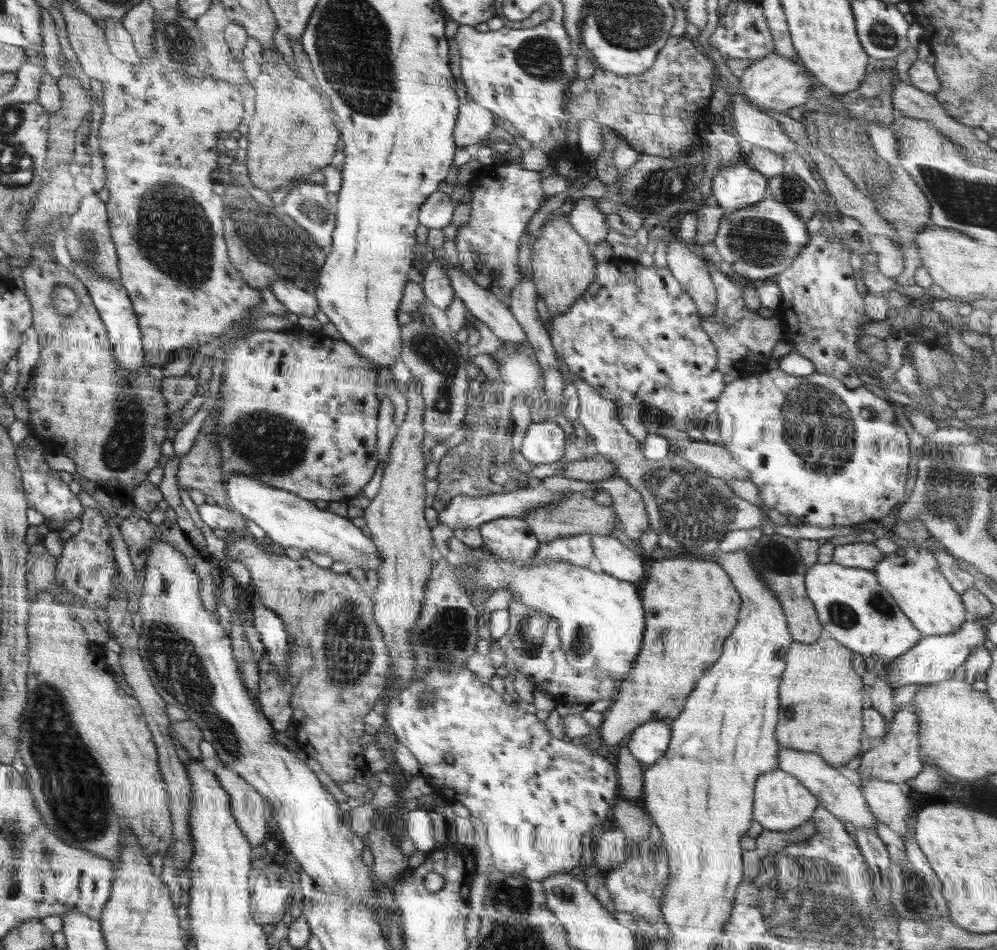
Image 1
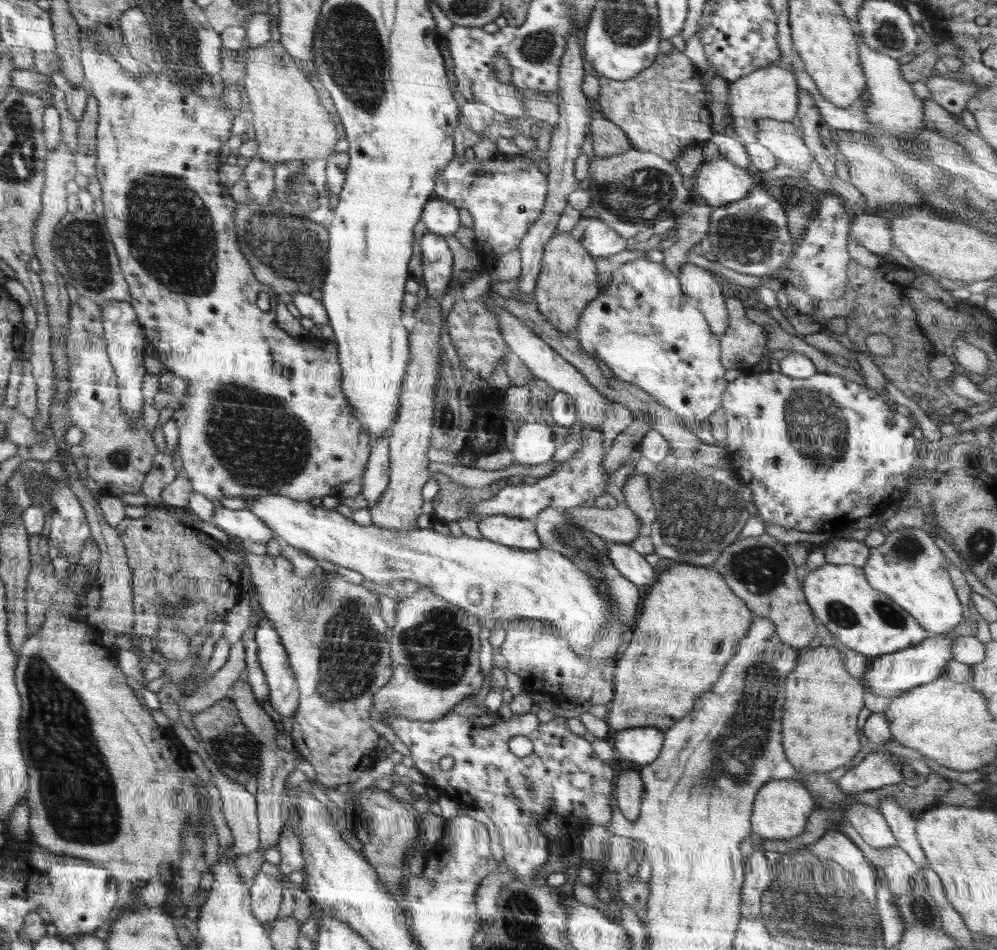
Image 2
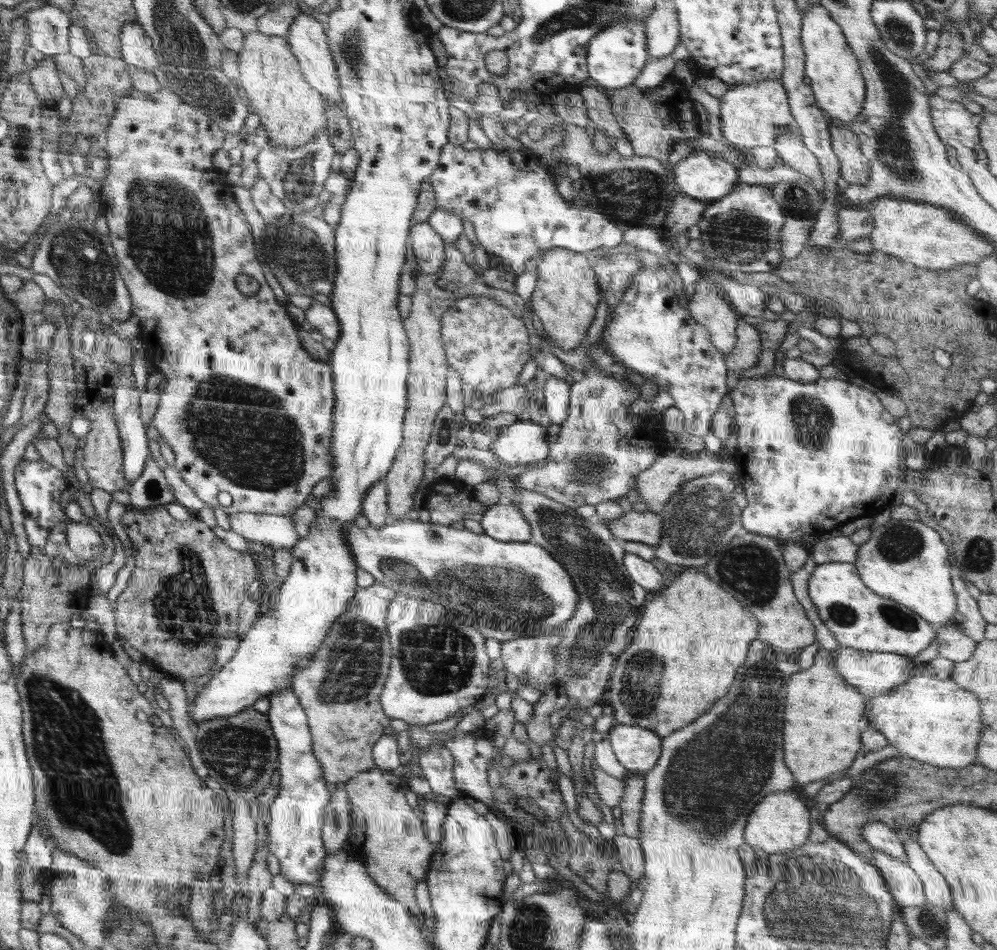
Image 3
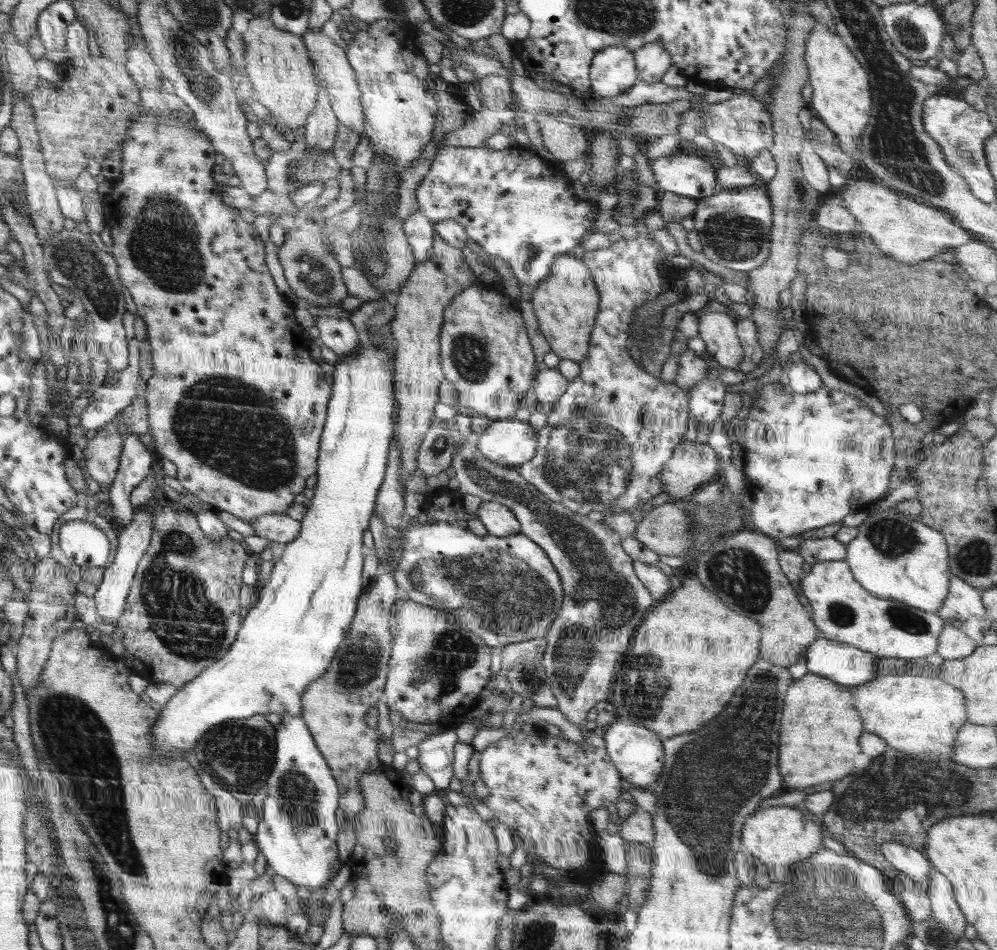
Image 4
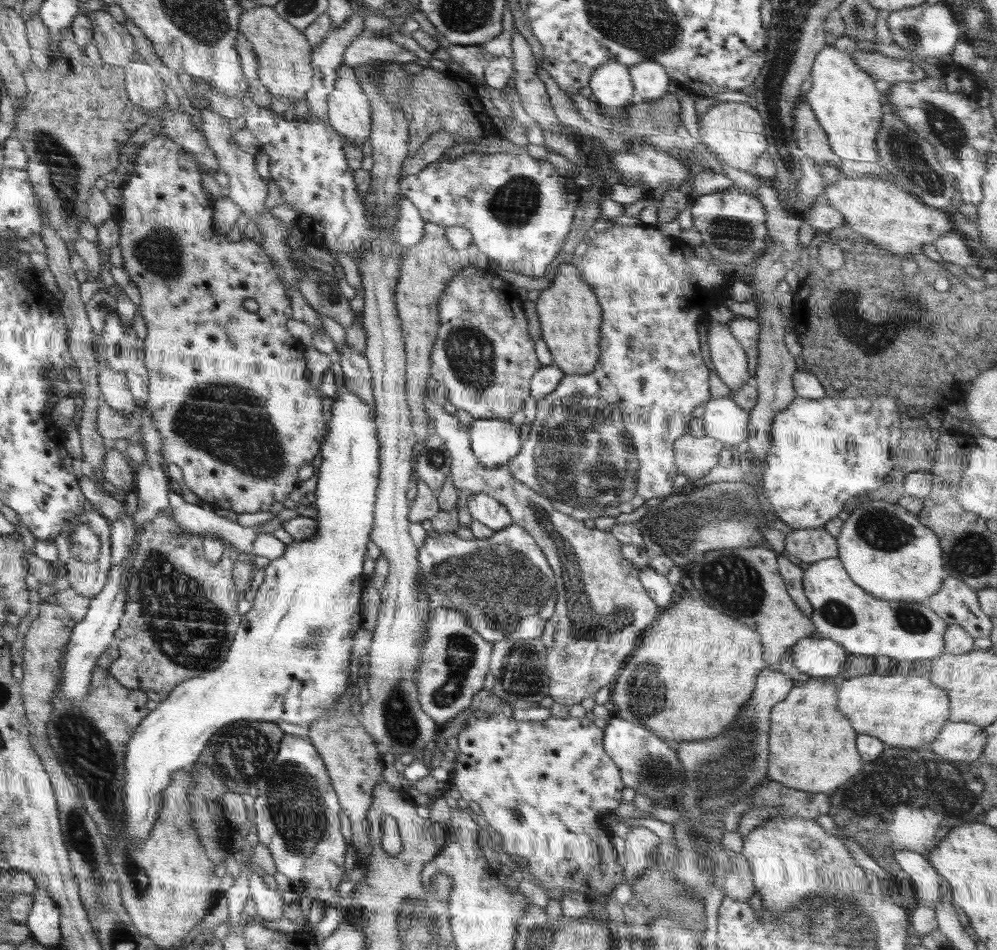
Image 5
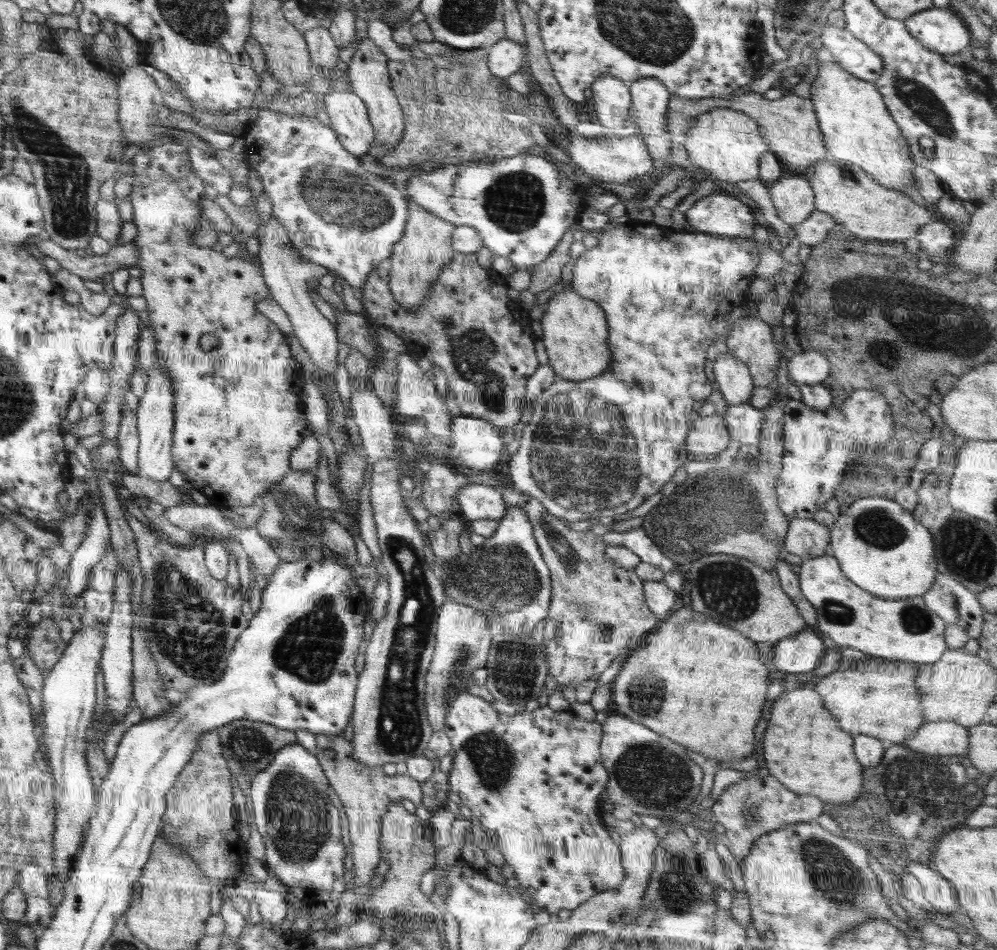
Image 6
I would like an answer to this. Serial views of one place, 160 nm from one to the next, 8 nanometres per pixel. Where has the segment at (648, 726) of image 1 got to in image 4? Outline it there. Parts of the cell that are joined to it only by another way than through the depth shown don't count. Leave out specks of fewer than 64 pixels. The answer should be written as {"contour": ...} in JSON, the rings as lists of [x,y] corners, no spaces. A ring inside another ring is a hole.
{"contour":[[[616,718],[604,729],[605,747],[614,767],[620,772],[621,778],[634,787],[646,789],[657,782],[664,768],[664,751],[662,738],[654,731],[640,726],[639,723]]]}

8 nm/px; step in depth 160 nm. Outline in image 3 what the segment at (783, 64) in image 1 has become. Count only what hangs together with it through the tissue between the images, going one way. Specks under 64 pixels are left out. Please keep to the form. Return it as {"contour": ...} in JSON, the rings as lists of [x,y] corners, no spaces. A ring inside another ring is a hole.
{"contour":[[[762,80],[754,84],[736,85],[720,98],[722,140],[730,148],[750,154],[752,148],[773,145],[778,129],[794,123],[786,90],[781,80]]]}

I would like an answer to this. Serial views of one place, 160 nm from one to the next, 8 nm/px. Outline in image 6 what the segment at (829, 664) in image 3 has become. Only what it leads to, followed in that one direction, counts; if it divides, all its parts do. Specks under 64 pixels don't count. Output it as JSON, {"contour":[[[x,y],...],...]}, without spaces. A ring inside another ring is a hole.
{"contour":[[[812,684],[780,694],[764,734],[764,762],[770,774],[788,790],[812,794],[834,804],[852,802],[862,792],[862,766],[854,758],[854,738],[840,730]]]}

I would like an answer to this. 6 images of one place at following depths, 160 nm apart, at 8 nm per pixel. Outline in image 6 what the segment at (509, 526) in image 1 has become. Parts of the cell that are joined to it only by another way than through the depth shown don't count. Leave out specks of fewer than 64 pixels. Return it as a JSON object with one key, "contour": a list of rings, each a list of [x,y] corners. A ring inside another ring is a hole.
{"contour":[[[467,484],[458,489],[456,498],[460,506],[460,515],[468,522],[476,520],[502,521],[506,504],[502,493],[486,484]]]}

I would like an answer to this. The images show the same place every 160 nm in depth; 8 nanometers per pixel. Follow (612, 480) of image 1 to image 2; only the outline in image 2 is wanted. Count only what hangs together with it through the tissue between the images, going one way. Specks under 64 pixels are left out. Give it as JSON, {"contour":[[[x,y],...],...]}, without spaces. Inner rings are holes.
{"contour":[[[634,472],[628,476],[622,488],[626,507],[634,512],[646,530],[655,523],[657,516],[652,494],[650,494],[650,486],[647,484],[648,479],[649,474]]]}

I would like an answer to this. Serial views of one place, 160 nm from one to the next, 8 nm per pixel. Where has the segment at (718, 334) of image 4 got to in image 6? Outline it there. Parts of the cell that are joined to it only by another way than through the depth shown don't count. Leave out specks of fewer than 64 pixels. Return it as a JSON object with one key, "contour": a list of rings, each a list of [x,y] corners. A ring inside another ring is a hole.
{"contour":[[[730,351],[720,353],[713,361],[715,381],[728,405],[747,403],[755,384],[749,368]]]}

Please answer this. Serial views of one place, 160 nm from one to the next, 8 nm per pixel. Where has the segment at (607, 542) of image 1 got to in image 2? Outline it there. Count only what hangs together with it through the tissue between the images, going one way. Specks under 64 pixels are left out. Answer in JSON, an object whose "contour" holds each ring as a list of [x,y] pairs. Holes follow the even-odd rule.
{"contour":[[[608,542],[607,548],[614,568],[632,584],[648,587],[657,579],[654,568],[629,544]]]}

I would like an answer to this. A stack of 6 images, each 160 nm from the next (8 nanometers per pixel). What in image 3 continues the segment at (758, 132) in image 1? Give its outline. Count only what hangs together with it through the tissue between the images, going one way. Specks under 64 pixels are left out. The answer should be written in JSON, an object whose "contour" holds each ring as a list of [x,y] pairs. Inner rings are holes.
{"contour":[[[786,127],[778,129],[778,136],[772,146],[783,163],[808,177],[812,186],[823,190],[820,164],[810,150],[805,148],[798,134],[792,134]]]}

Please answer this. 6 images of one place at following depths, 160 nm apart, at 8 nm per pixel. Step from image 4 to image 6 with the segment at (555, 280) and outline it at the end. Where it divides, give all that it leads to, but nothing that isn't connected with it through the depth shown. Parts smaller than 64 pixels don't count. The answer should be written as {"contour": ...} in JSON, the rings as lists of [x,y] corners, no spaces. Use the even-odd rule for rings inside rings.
{"contour":[[[561,285],[554,298],[549,300],[540,324],[549,361],[557,378],[583,381],[601,375],[611,361],[608,348],[609,328],[605,312],[592,300],[586,300],[569,285]]]}

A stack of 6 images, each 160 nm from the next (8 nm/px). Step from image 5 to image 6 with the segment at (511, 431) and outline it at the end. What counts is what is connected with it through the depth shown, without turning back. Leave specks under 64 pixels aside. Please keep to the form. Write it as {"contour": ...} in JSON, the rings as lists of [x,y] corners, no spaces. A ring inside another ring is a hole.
{"contour":[[[454,416],[449,437],[451,444],[448,444],[448,460],[476,471],[490,471],[499,462],[505,449],[499,428],[475,416]]]}

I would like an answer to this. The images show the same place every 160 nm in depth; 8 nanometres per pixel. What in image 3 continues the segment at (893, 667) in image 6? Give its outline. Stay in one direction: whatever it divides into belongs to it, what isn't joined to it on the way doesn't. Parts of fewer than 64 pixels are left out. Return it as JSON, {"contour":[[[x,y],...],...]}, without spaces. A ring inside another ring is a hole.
{"contour":[[[918,674],[880,696],[868,697],[865,703],[869,726],[879,730],[903,756],[940,768],[964,768],[977,759],[981,735],[981,704],[969,690],[952,679]]]}

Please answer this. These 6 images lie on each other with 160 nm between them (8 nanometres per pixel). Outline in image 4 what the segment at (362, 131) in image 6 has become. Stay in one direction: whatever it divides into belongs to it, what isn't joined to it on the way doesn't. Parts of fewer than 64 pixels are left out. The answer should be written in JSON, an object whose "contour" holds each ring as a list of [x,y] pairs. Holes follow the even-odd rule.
{"contour":[[[308,29],[303,35],[306,49],[309,50],[310,58],[314,60],[314,68],[318,68],[318,83],[326,89],[326,95],[330,101],[332,110],[340,123],[352,130],[361,133],[364,128],[365,114],[360,104],[360,89],[356,81],[354,68],[348,63],[346,53],[342,48],[338,48],[331,38],[324,36],[322,30]]]}

